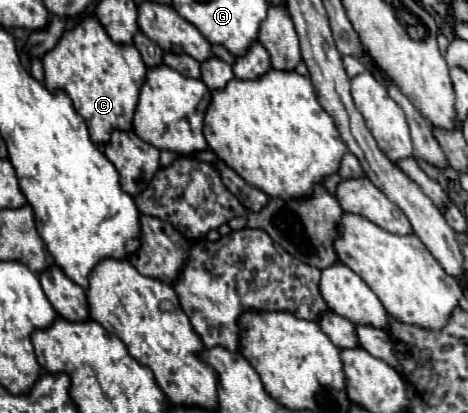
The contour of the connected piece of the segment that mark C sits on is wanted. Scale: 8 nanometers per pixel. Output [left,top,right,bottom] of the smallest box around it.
[42,16,146,144]

